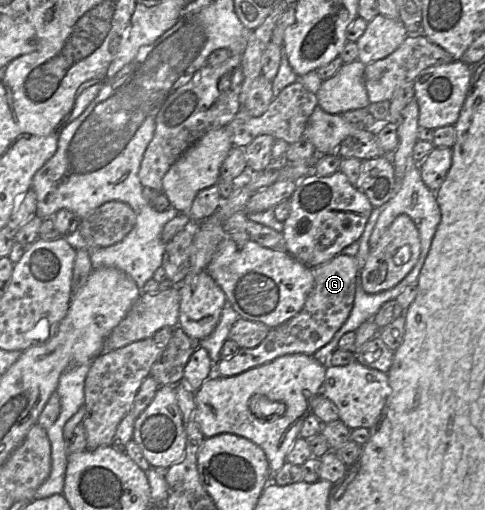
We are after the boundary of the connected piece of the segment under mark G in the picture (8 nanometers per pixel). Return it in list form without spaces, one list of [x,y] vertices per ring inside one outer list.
[[[338,254],[311,270],[314,276],[314,287],[300,312],[283,324],[269,329],[267,336],[257,347],[239,348],[233,356],[222,358],[216,364],[219,376],[235,376],[284,355],[313,356],[332,340],[335,333],[346,322],[353,308],[359,275],[358,263],[355,256]]]

